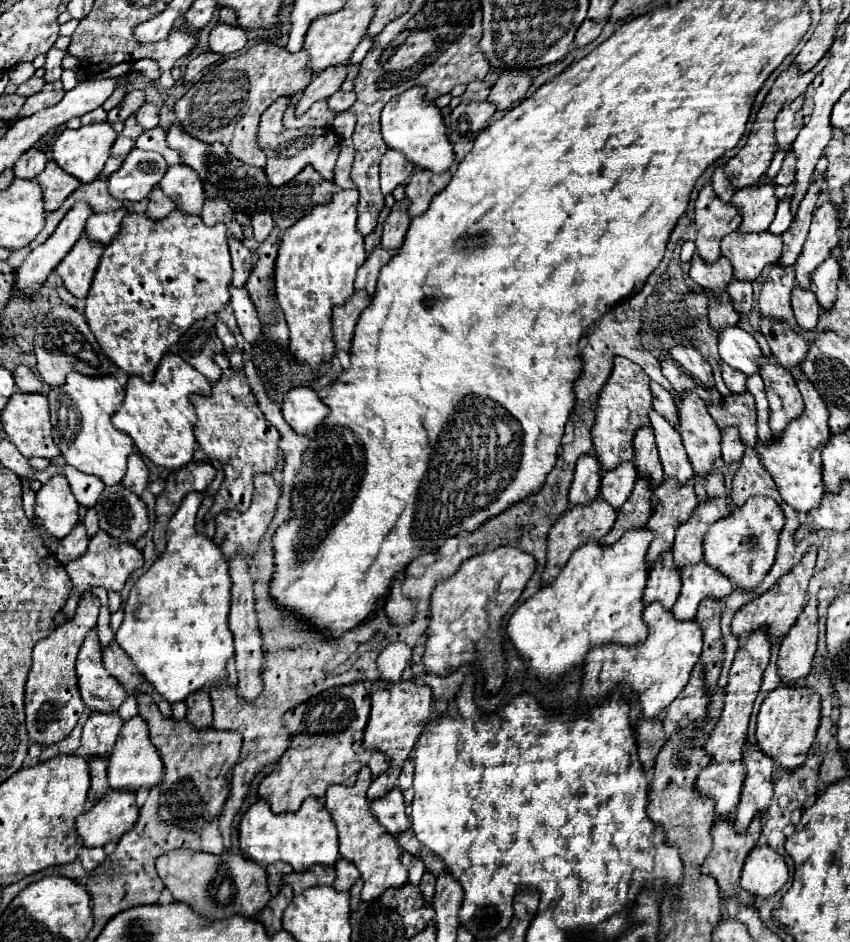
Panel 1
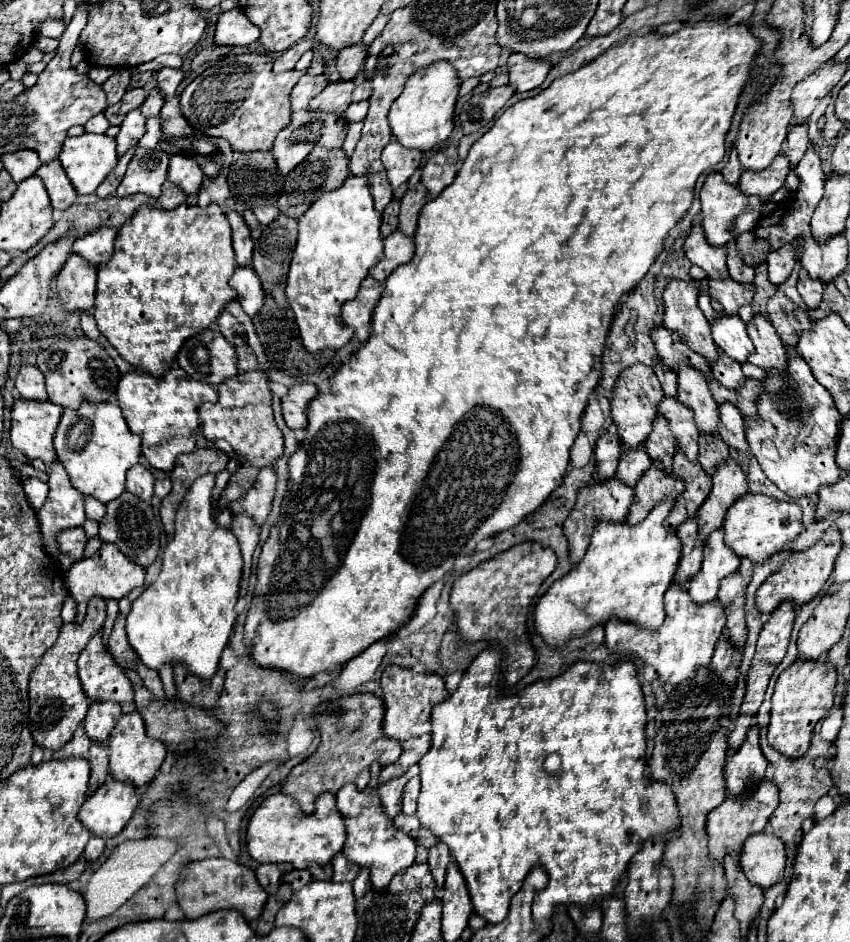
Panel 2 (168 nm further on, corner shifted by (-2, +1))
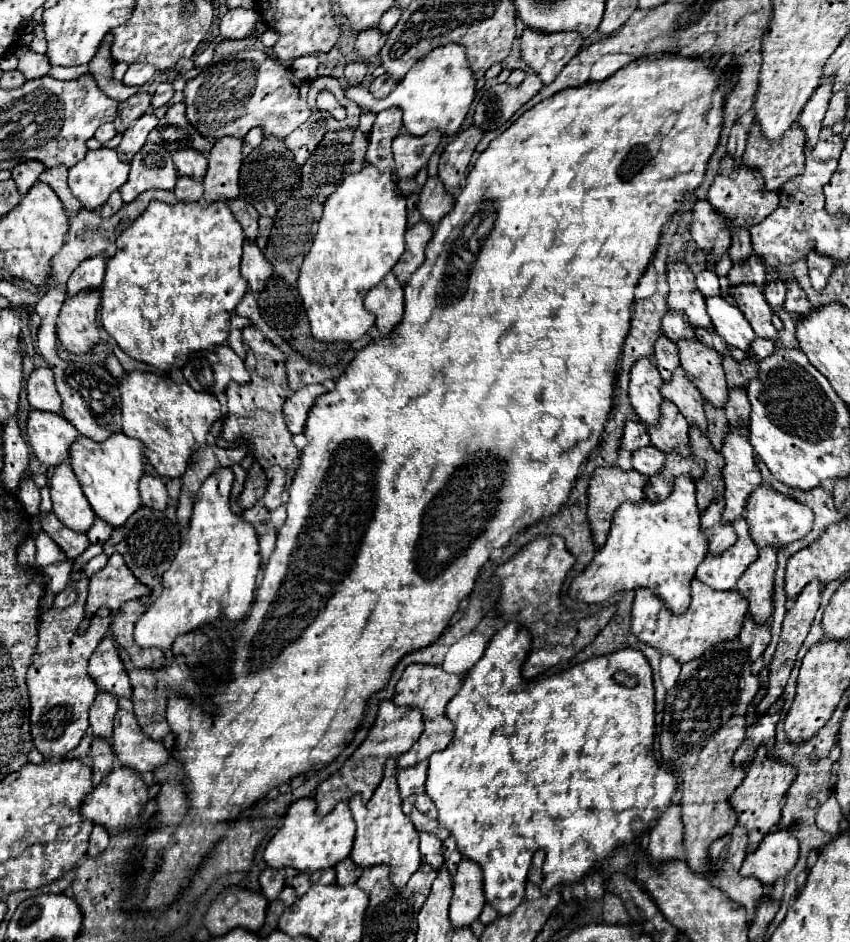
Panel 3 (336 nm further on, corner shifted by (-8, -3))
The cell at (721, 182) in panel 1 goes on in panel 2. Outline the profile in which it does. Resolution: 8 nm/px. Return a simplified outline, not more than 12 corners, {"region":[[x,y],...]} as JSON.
{"region":[[733,146],[723,176],[729,184],[737,184],[741,176],[741,162]]}

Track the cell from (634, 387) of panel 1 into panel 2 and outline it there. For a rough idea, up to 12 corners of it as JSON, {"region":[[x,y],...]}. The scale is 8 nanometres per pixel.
{"region":[[649,366],[621,372],[611,416],[625,448],[647,440],[661,384]]}

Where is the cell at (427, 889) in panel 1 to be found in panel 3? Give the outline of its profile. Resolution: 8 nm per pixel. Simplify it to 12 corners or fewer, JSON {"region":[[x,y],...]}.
{"region":[[453,836],[443,840],[443,858],[453,876],[461,854]]}

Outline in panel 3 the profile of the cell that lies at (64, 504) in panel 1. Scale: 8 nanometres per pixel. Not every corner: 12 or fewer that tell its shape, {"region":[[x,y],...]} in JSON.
{"region":[[67,460],[53,470],[51,500],[61,524],[91,528],[87,504]]}

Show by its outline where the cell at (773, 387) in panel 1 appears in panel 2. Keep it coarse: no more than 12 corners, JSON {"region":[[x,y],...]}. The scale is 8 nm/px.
{"region":[[753,314],[747,334],[755,344],[749,362],[785,368],[787,350],[773,324]]}

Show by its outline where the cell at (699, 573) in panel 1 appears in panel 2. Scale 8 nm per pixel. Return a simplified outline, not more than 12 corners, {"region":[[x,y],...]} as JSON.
{"region":[[723,528],[705,544],[701,570],[689,580],[697,604],[717,596],[741,556],[725,544]]}

